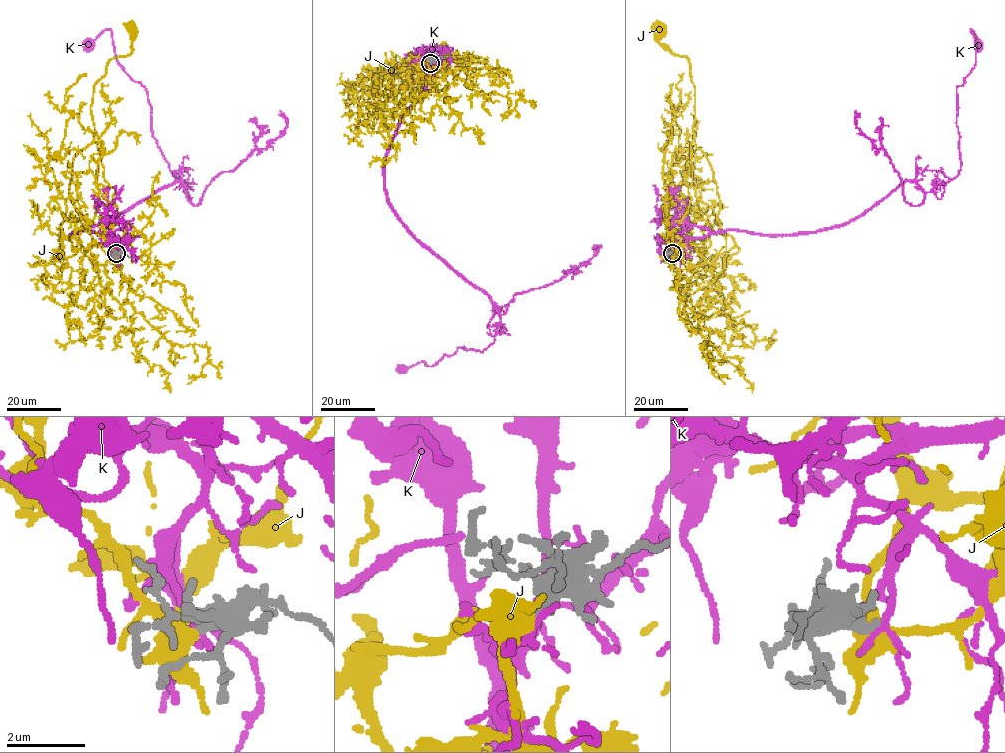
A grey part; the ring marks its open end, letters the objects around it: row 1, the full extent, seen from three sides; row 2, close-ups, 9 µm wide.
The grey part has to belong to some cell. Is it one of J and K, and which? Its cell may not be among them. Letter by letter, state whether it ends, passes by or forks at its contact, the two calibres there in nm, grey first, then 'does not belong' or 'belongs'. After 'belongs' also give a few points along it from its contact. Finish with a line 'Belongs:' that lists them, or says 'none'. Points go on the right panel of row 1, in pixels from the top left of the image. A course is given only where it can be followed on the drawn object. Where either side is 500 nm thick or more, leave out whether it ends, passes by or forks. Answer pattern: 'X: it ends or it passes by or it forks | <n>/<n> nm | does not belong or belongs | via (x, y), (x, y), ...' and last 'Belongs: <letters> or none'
J: it forks | 280/360 nm | does not belong
K: it forks | 280/140 nm | does not belong
Belongs: none

